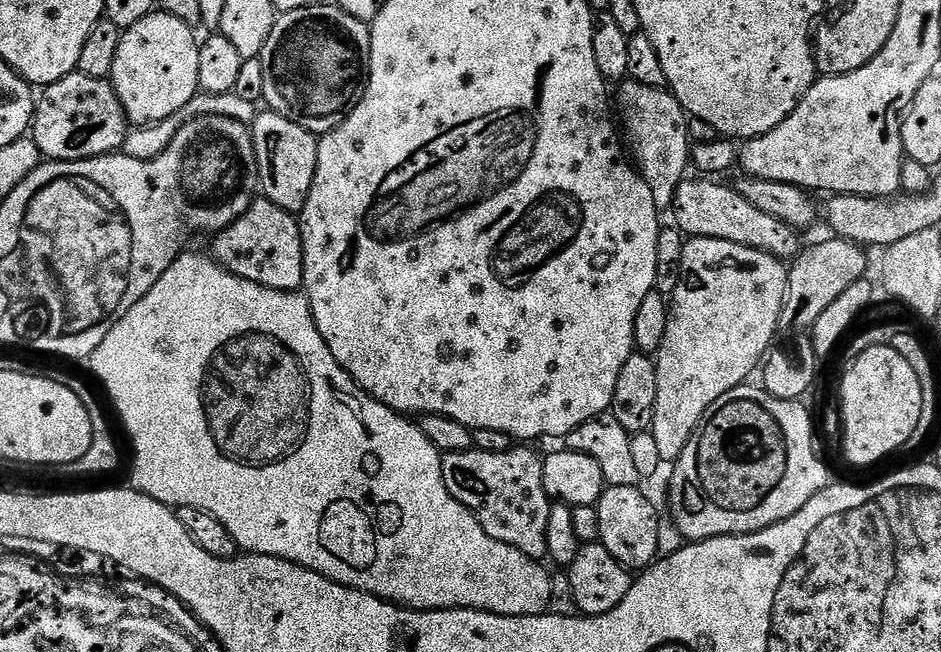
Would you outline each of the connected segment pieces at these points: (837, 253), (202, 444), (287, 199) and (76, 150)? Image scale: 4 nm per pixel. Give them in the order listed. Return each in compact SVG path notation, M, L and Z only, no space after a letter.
M827 239L813 248L805 247L800 255L791 261L788 268L788 295L784 297L784 309L780 315L781 325L797 324L804 330L811 329L826 310L826 306L834 303L834 298L865 279L869 253L861 245L849 240Z
M191 250L185 251L172 263L170 270L166 270L166 274L162 274L162 278L158 278L158 282L154 282L154 286L150 286L150 294L146 294L146 298L142 298L142 302L134 302L134 306L130 306L130 310L126 310L124 317L116 323L114 330L110 330L110 334L106 334L106 338L102 338L100 350L90 358L91 364L93 374L100 378L107 391L116 392L118 398L122 400L124 409L128 413L130 425L137 427L139 445L142 446L142 459L137 461L137 477L130 483L131 487L147 496L155 496L159 504L169 506L195 504L198 510L212 512L214 518L218 518L222 522L222 526L226 526L230 530L237 549L248 554L274 554L283 560L293 560L298 566L322 574L322 578L330 578L342 586L376 596L380 600L391 600L392 603L398 604L402 608L415 608L417 612L469 608L479 612L493 612L499 616L542 616L549 611L548 603L552 600L552 580L548 577L547 570L543 568L545 565L539 560L522 554L522 550L514 550L514 546L506 546L506 542L498 542L498 538L490 538L490 534L486 534L486 530L482 530L476 515L466 506L462 506L462 502L453 498L450 490L446 490L446 482L442 482L442 462L440 461L442 453L427 440L419 423L412 422L411 424L408 421L411 419L407 415L387 408L385 404L378 402L367 392L363 392L354 382L354 378L350 378L348 371L342 366L338 366L338 358L334 358L334 354L330 354L330 346L326 346L326 338L322 338L322 334L318 334L318 326L314 322L312 311L308 305L308 297L299 291L270 290L258 282L250 282L246 278L238 278L233 272L227 272L221 264L212 259L211 255L199 256L198 253L191 252Z
M271 110L257 111L250 127L263 199L293 214L303 212L318 166L317 137L298 126L298 122L290 122L290 118L282 118L282 114Z
M79 70L71 72L66 78L47 85L39 93L36 101L36 114L32 118L30 137L37 144L41 157L49 161L58 160L92 160L96 156L107 156L121 151L130 131L128 115L122 110L122 102L112 89L108 78L90 78Z

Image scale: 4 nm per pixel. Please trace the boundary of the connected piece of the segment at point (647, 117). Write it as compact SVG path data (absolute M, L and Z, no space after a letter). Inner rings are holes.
M631 78L623 81L618 89L616 112L634 166L650 187L656 211L667 213L666 210L673 209L677 186L686 178L686 170L690 168L688 115L676 96L667 89L643 86Z

